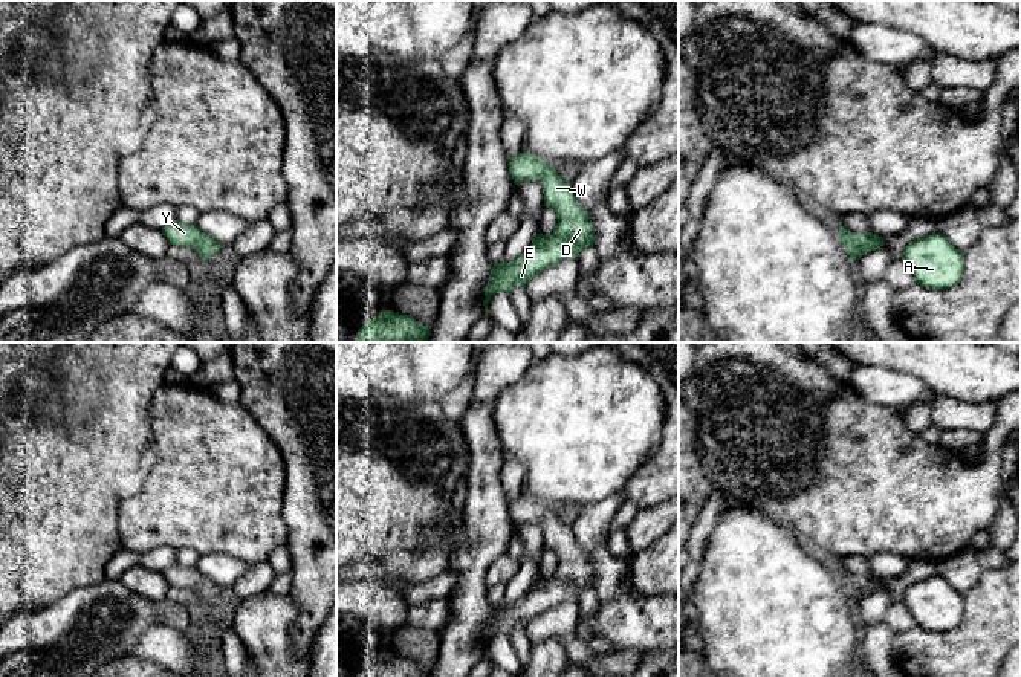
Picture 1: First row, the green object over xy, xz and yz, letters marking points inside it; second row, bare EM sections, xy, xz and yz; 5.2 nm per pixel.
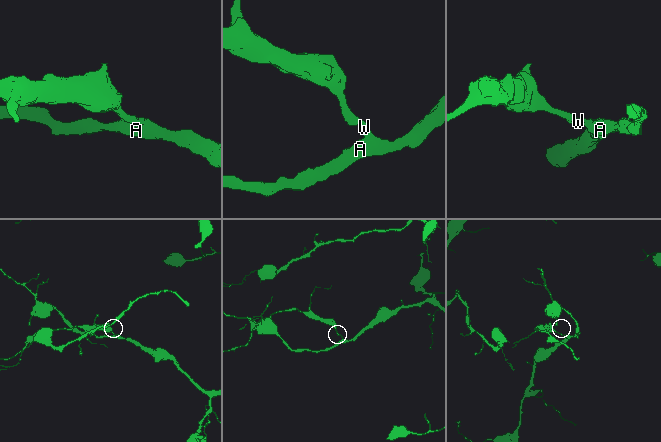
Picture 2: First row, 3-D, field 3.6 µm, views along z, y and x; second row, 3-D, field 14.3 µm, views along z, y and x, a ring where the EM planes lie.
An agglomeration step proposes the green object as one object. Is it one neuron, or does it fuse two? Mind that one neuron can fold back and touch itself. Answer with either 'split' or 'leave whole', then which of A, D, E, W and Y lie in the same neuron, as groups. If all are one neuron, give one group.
leave whole; groups A D E W Y

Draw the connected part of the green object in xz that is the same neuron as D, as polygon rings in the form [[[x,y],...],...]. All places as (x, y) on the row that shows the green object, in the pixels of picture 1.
[[[521,151],[517,157],[509,157],[507,167],[515,185],[526,180],[541,182],[544,205],[556,212],[558,223],[552,234],[535,237],[517,260],[494,264],[488,287],[483,290],[485,313],[498,290],[510,293],[515,286],[526,289],[536,274],[569,257],[578,257],[582,248],[595,243],[595,228],[587,211],[578,203],[572,183],[562,180],[553,165]]]

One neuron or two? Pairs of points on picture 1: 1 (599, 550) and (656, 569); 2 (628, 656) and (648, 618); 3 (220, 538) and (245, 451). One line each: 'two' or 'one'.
1: two
2: two
3: one

